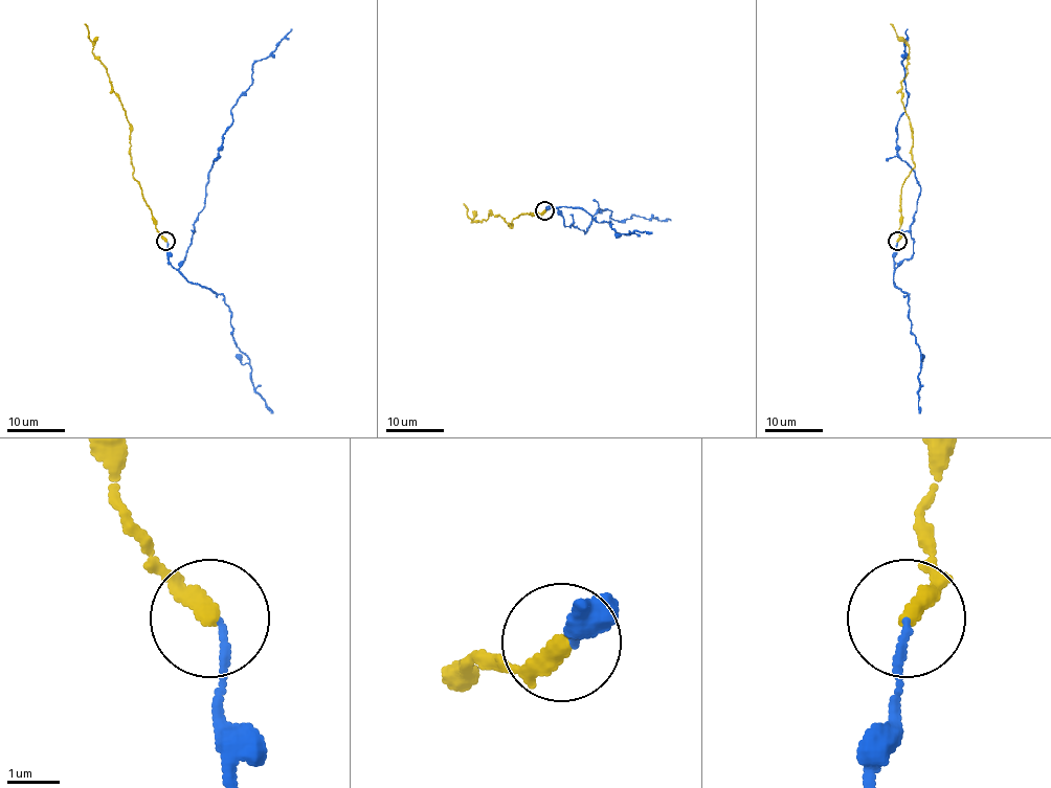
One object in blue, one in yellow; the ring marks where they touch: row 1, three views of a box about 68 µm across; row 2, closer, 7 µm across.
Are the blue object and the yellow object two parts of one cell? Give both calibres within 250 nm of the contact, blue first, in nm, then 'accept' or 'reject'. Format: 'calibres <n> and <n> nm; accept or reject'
calibres 130 and 360 nm; accept

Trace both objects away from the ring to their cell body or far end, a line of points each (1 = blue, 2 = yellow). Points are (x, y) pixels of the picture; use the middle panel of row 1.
1: (545, 210), (556, 208), (565, 226), (584, 233), (600, 209), (617, 221), (671, 221)
2: (544, 210), (521, 214), (511, 222), (511, 228), (499, 215), (471, 222), (464, 203)

